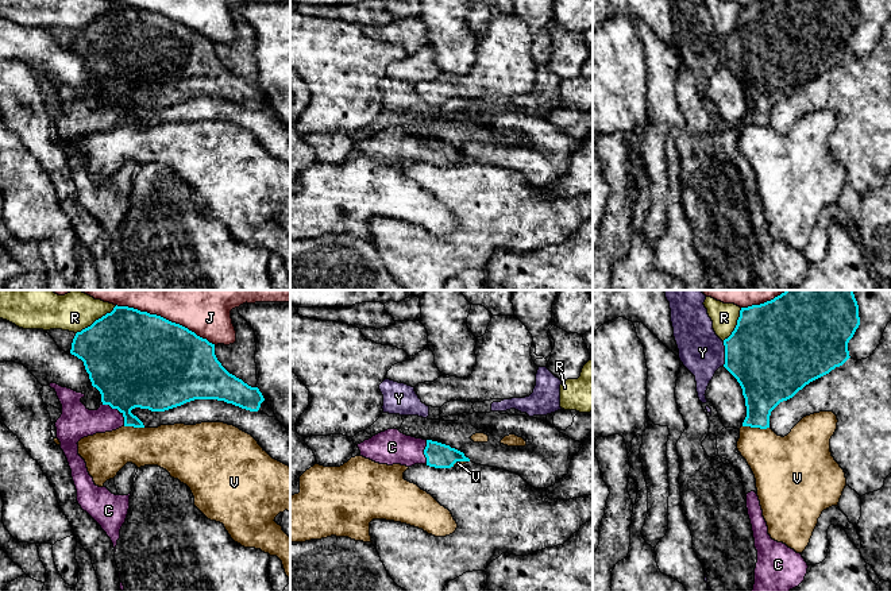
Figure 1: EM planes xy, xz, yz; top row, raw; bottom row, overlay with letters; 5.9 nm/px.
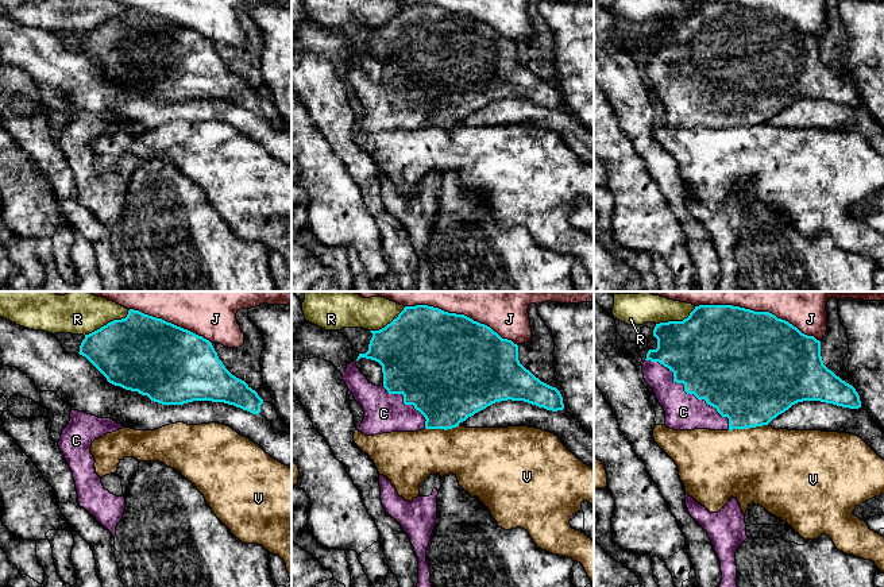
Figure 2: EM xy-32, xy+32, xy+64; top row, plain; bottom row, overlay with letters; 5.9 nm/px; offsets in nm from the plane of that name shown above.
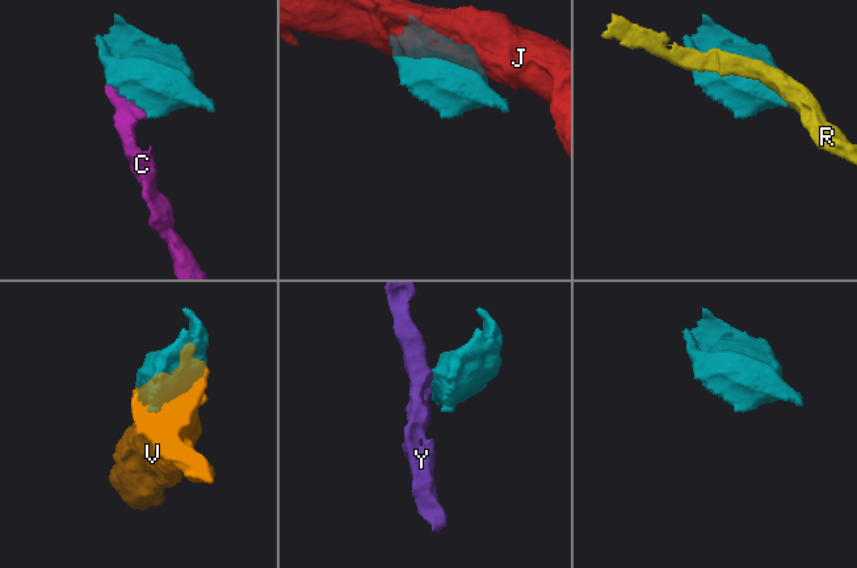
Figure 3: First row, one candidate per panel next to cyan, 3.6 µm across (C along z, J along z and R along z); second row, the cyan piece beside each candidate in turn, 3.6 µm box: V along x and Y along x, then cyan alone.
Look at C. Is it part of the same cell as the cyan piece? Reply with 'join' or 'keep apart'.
join

